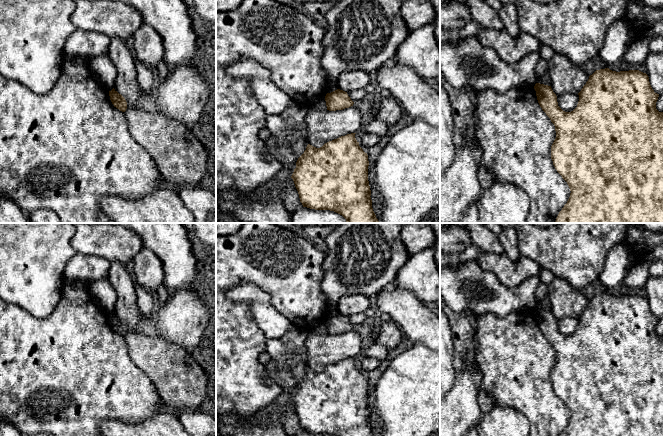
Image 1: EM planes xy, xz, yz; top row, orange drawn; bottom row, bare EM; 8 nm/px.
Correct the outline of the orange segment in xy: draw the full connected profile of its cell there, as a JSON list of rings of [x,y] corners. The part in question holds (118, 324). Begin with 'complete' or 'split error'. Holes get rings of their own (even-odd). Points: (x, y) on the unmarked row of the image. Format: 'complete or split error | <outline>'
complete | [[[114,312],[109,315],[109,320],[110,320],[110,324],[112,326],[112,328],[114,329],[114,331],[116,331],[117,333],[119,333],[122,336],[125,336],[127,333],[127,326],[125,324],[125,322],[119,318]]]

